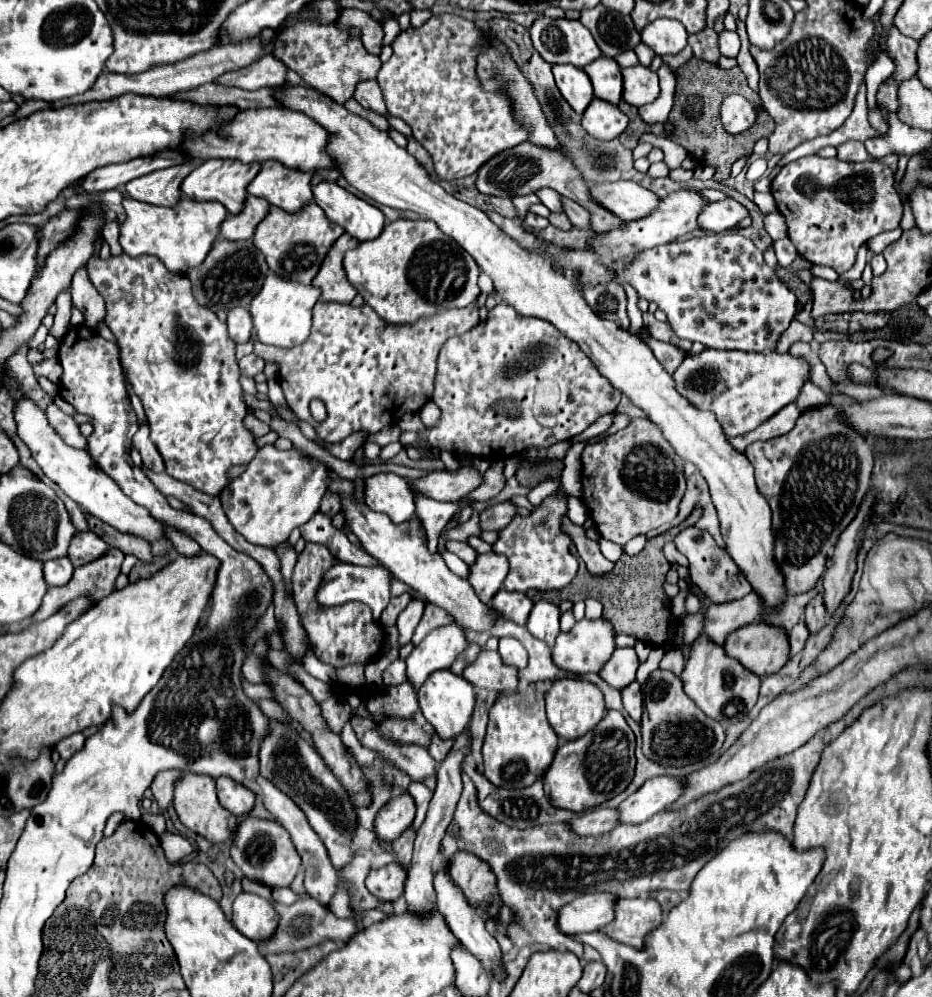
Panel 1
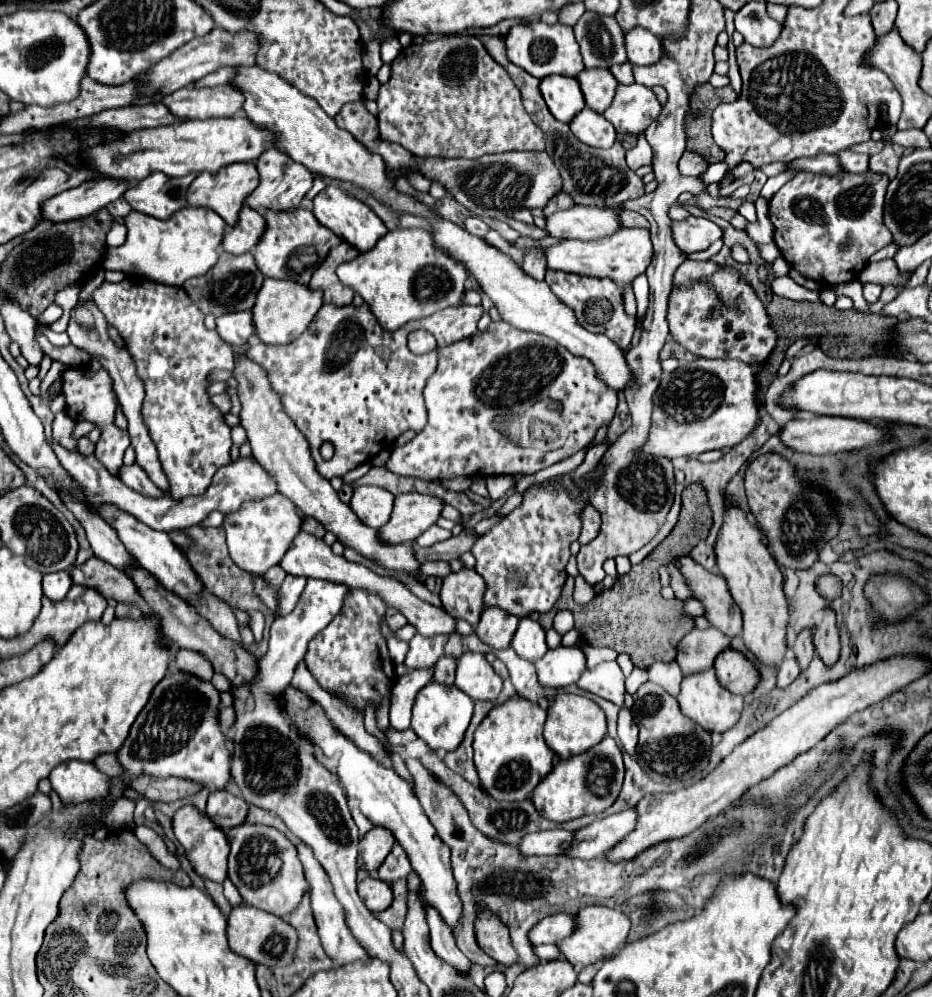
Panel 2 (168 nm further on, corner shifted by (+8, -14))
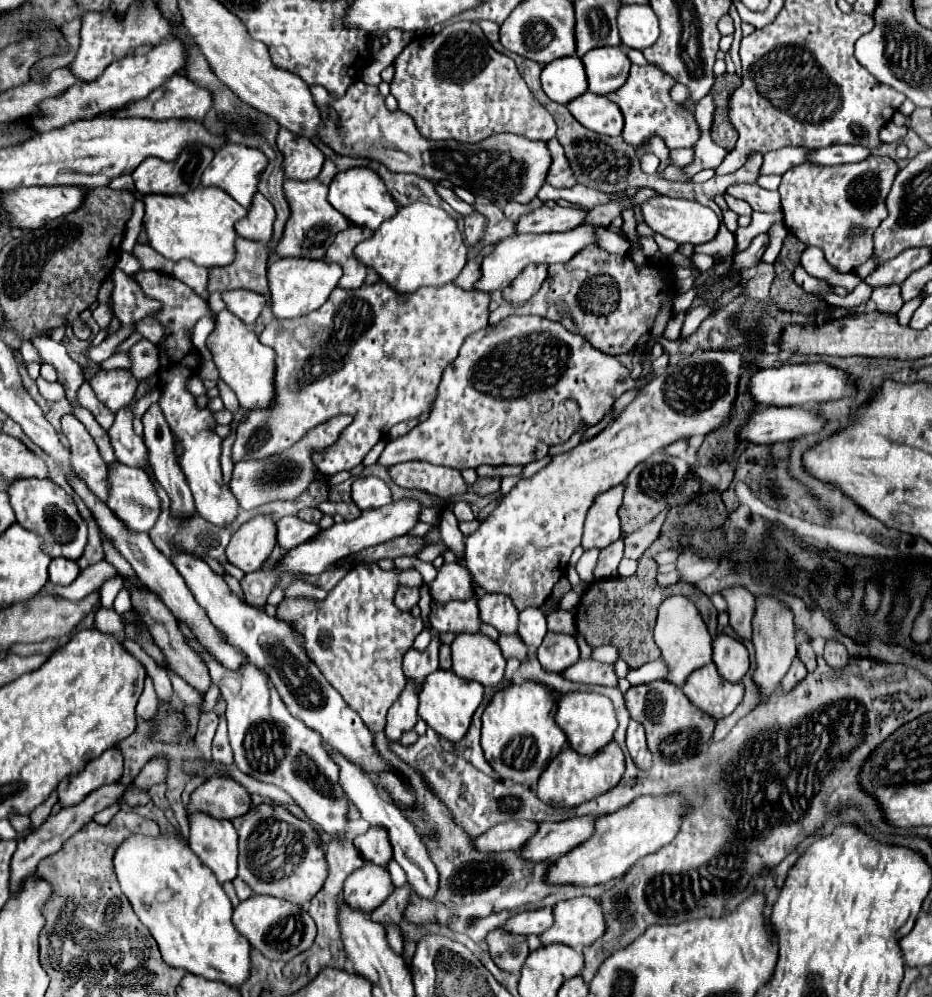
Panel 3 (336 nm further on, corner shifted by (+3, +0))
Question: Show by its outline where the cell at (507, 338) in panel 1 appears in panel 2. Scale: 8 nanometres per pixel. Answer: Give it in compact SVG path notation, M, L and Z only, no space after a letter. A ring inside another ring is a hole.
M492 321L486 331L476 331L472 337L456 341L446 347L438 347L438 367L424 387L424 399L428 409L426 427L404 447L392 451L388 469L396 475L410 475L426 481L442 477L490 477L490 475L514 475L514 473L536 473L552 463L558 463L576 451L584 449L602 425L610 425L618 397L594 375L588 359L570 355L564 347L558 347L554 339L538 333L526 333L510 327L504 321ZM538 401L560 403L560 419L568 429L568 437L562 447L542 451L536 447L522 447L512 443L496 431L496 419L506 415L522 415L530 405Z

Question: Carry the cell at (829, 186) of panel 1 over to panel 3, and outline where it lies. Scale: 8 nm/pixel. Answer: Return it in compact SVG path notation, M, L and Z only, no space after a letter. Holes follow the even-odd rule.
M869 155L859 163L817 167L797 165L781 177L779 193L783 205L783 221L789 233L793 233L805 245L823 249L827 261L841 273L851 273L863 265L873 253L873 231L887 217L885 199L893 185L899 167L889 157ZM855 227L863 229L863 235L851 237Z

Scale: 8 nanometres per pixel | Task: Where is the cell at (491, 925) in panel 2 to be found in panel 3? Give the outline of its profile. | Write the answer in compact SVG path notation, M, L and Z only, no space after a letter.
M495 929L487 935L487 943L489 943L491 959L495 961L499 969L509 971L509 973L521 971L529 955L527 939L523 935L511 937L511 933L503 933L503 929Z

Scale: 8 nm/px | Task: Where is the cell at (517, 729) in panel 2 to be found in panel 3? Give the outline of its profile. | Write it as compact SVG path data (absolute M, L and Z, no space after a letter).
M535 681L509 685L497 691L483 711L481 747L487 763L499 773L501 779L509 779L521 785L535 785L541 771L561 751L567 737L555 723L555 699L551 691Z

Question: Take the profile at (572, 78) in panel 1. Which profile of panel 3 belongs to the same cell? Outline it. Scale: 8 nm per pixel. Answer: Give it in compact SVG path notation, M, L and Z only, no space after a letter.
M577 55L555 59L545 65L541 71L541 83L547 97L563 105L587 91L585 69Z

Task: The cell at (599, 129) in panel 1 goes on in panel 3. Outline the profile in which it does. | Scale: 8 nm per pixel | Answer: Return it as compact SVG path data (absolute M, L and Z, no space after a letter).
M585 91L577 99L569 101L567 109L583 127L591 131L611 135L611 137L623 131L621 109L605 95L593 95L591 91Z

